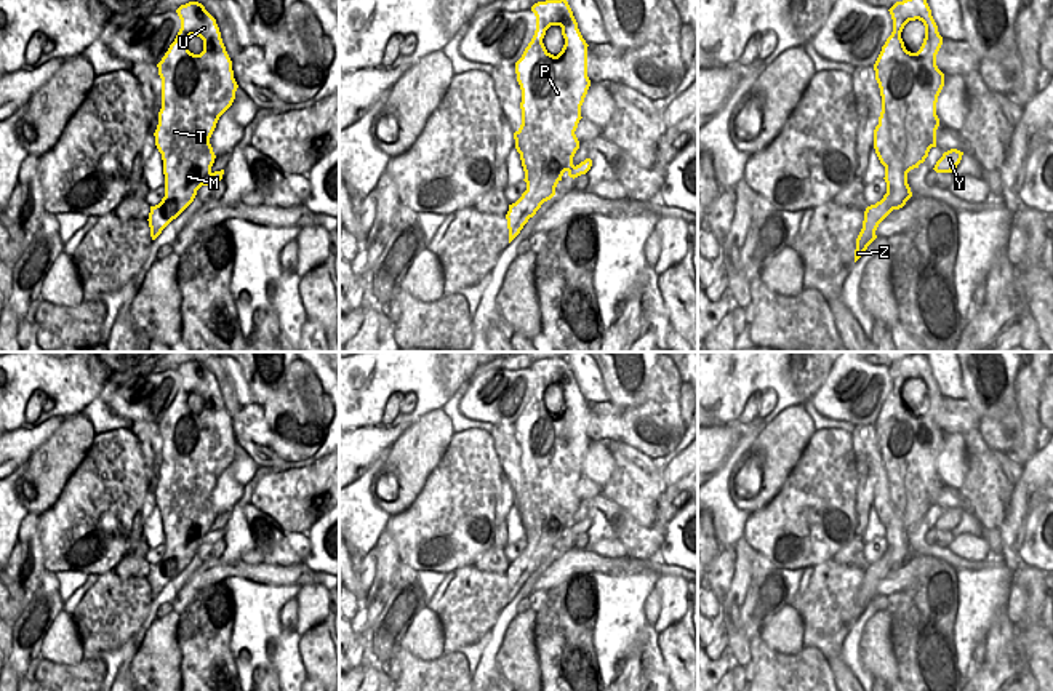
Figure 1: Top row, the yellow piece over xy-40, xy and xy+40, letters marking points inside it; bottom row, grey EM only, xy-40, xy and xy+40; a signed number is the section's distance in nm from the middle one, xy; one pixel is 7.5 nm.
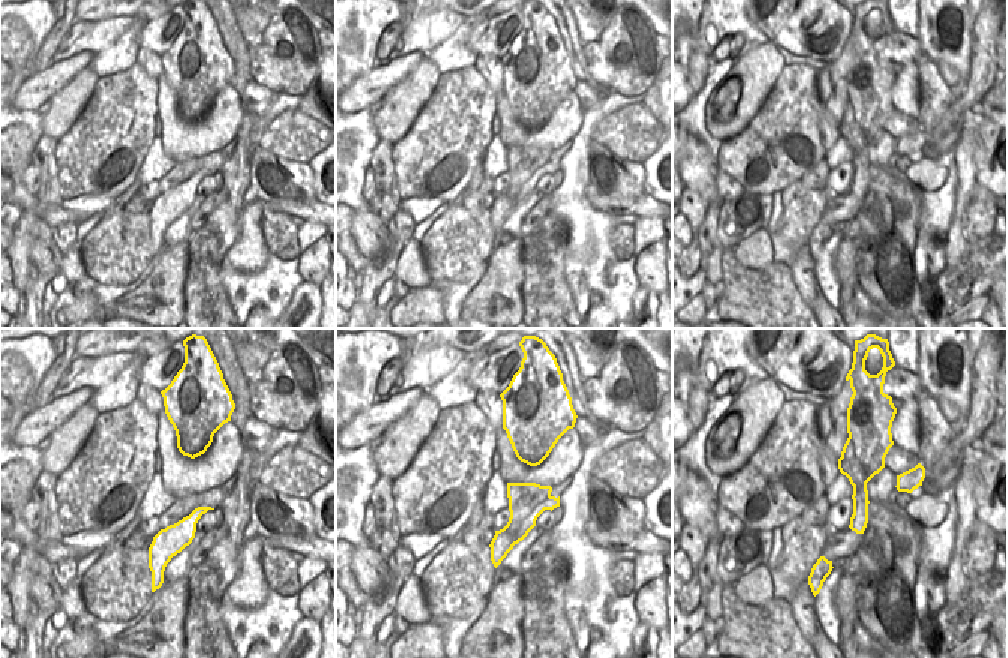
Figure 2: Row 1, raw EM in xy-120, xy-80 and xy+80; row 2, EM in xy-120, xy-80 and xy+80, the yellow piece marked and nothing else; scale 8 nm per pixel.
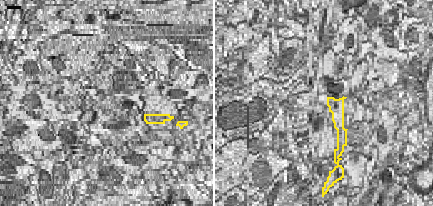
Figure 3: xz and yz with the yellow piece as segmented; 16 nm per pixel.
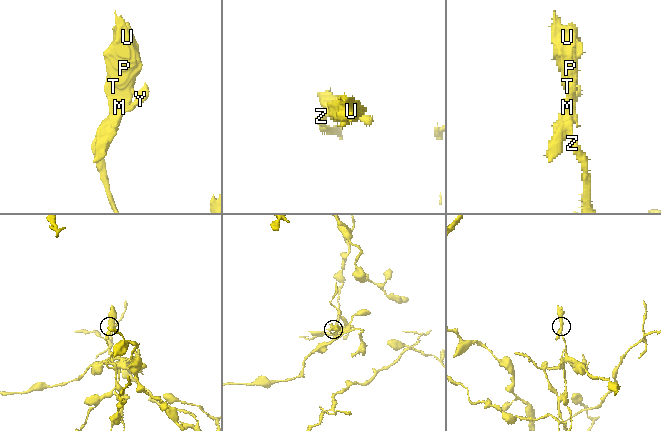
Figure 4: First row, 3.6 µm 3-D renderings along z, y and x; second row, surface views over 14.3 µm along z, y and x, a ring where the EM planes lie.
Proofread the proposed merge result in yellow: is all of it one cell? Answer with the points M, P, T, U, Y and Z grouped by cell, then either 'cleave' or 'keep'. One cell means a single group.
groups M Y Z / P T U; cleave

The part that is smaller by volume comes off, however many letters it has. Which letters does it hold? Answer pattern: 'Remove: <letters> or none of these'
Remove: P, T, U.

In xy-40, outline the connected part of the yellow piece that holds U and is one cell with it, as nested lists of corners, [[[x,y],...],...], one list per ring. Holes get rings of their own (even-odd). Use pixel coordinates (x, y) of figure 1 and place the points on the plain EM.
[[[189,360],[176,368],[181,387],[168,409],[157,422],[162,437],[162,467],[154,491],[160,512],[174,513],[179,520],[214,521],[210,496],[219,475],[232,464],[238,446],[232,419],[226,409],[216,377],[198,360]],[[190,393],[203,398],[203,409],[194,413],[187,406]]]

